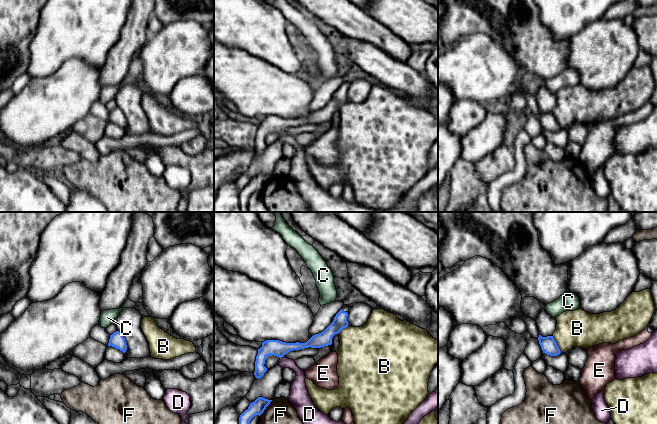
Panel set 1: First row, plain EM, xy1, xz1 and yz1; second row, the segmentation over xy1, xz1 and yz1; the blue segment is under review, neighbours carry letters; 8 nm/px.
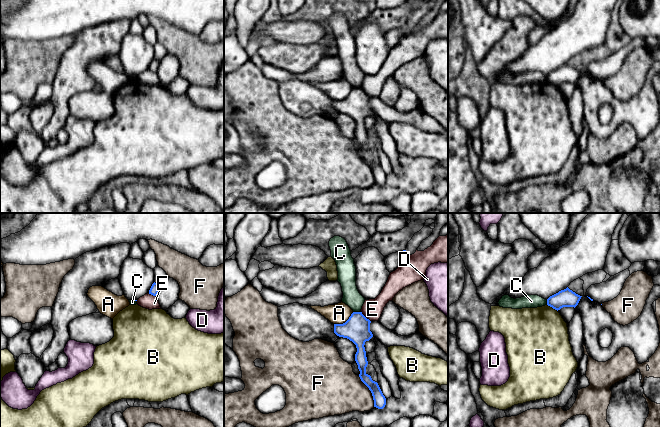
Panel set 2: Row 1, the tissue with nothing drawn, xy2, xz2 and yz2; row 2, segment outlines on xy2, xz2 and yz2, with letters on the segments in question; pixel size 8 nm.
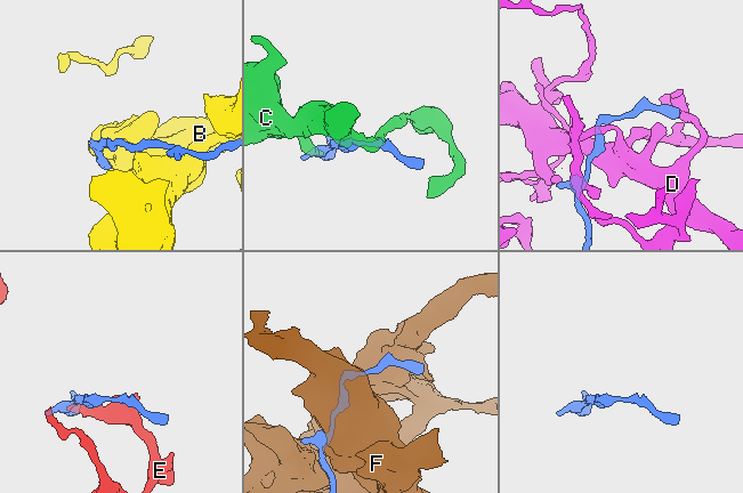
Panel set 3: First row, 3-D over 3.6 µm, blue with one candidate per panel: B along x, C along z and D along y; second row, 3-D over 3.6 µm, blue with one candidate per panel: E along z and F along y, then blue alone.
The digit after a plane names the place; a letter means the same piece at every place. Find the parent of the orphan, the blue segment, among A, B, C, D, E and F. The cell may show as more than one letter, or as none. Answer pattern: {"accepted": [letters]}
{"accepted": []}

